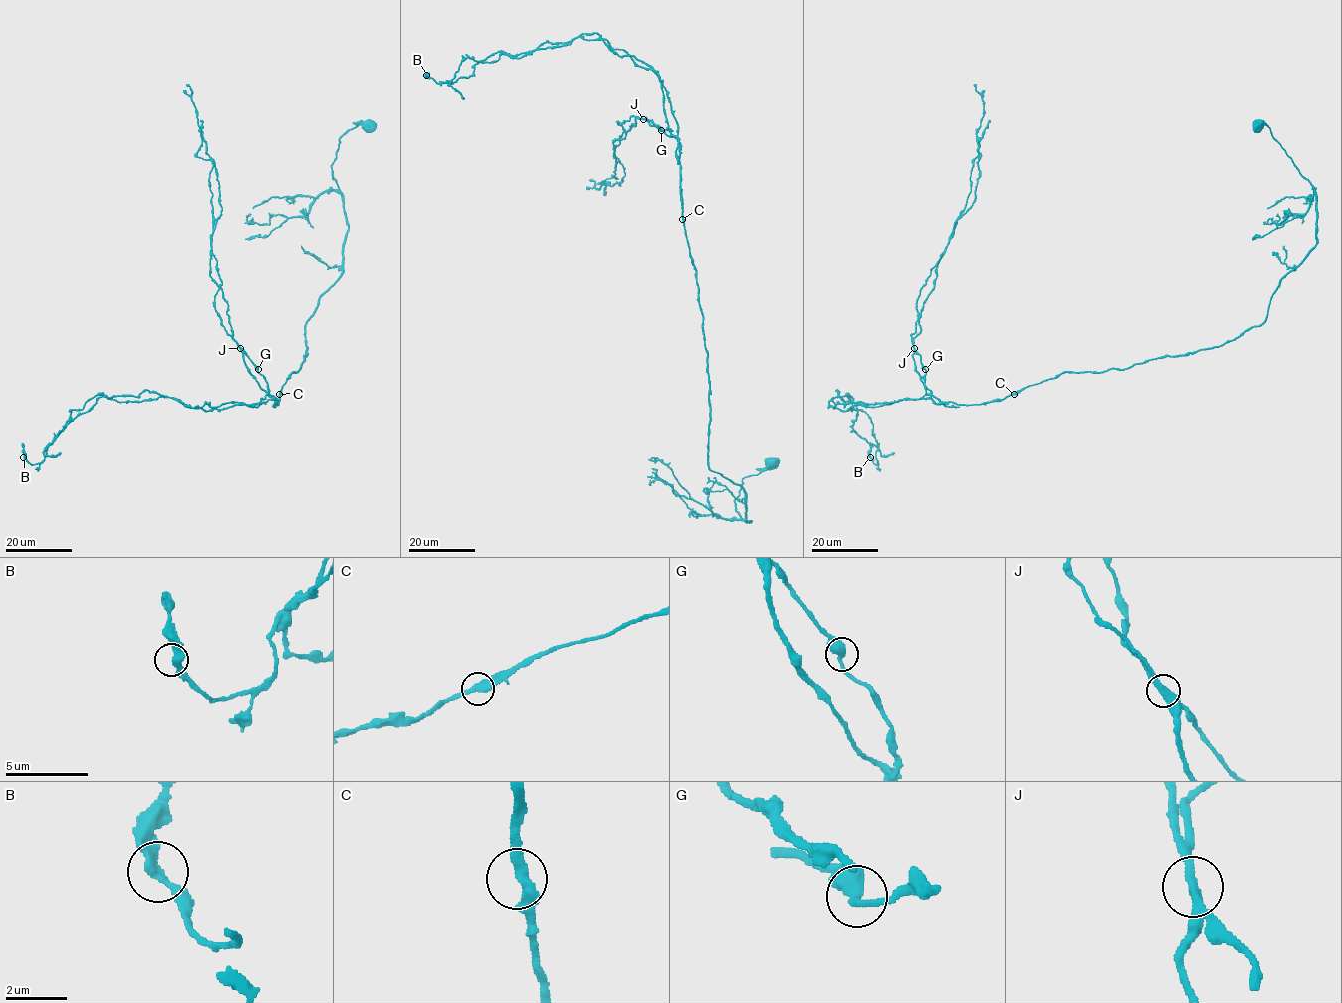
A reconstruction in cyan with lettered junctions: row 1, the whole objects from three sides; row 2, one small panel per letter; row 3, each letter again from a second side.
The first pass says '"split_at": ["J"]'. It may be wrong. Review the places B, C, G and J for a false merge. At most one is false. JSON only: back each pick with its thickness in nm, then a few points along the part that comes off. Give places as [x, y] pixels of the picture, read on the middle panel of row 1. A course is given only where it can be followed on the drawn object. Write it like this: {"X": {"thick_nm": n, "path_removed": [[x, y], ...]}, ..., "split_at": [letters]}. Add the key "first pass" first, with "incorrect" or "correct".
{"first pass": "correct", "J": {"thick_nm": 360, "path_removed": [[643, 119], [677, 134], [659, 77], [605, 39], [543, 42], [490, 62], [466, 57], [450, 82], [464, 99]]}, "split_at": ["J"]}

